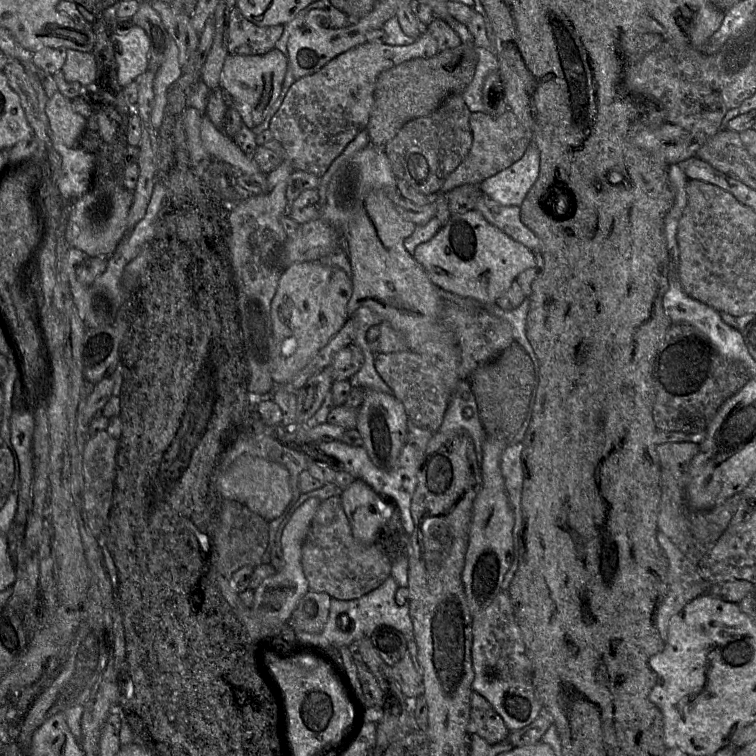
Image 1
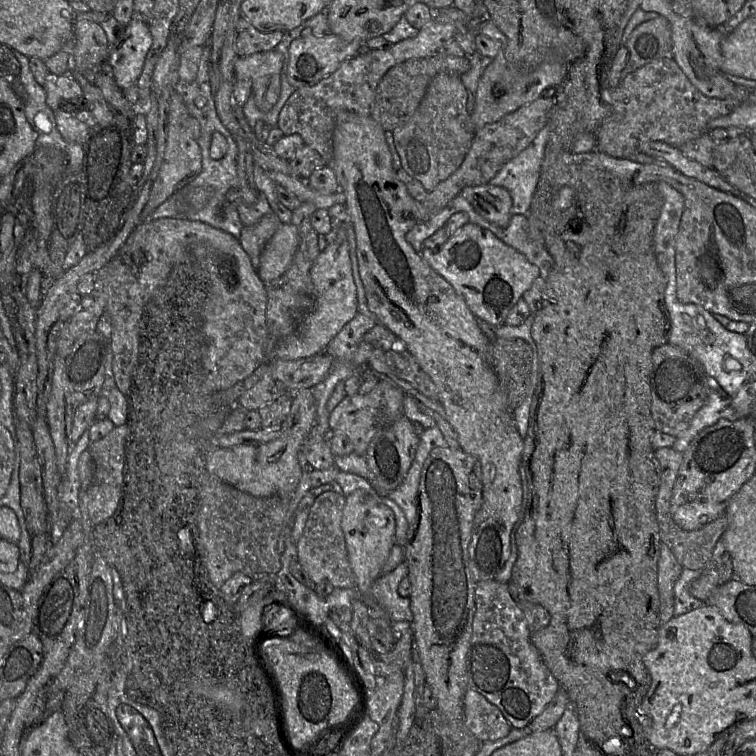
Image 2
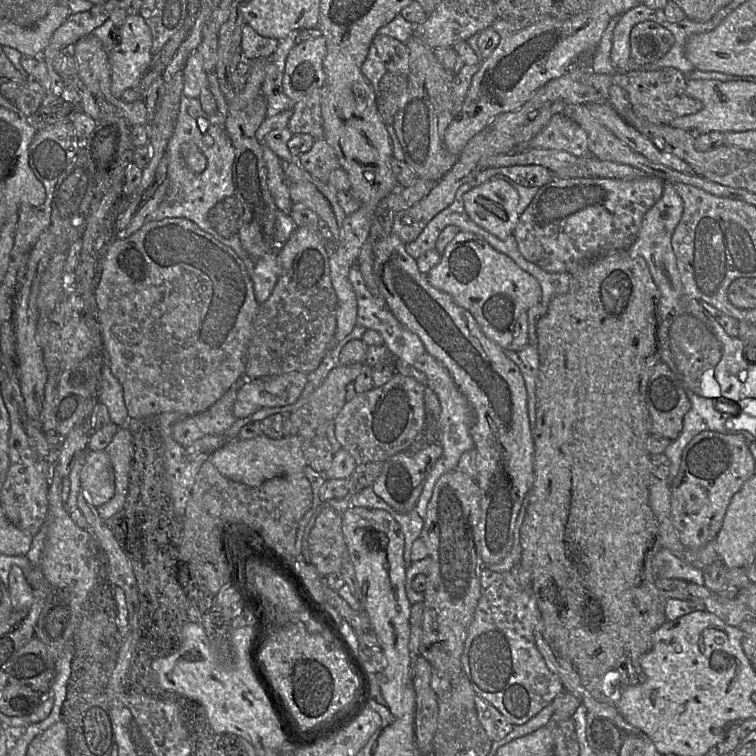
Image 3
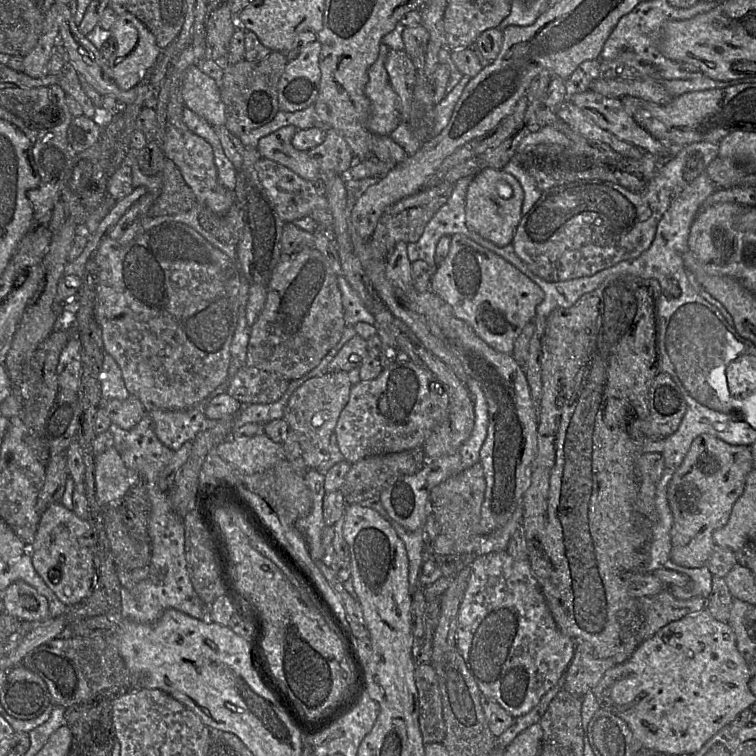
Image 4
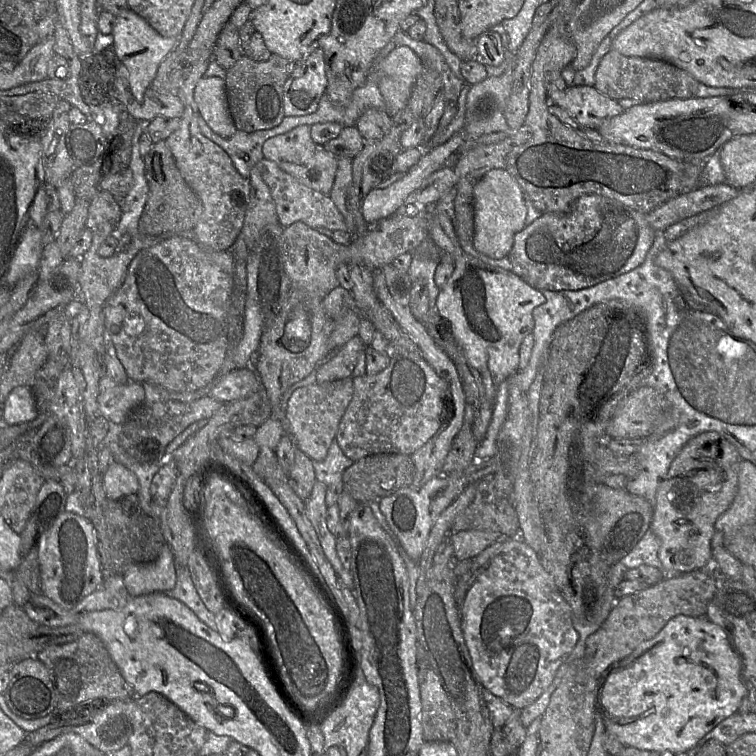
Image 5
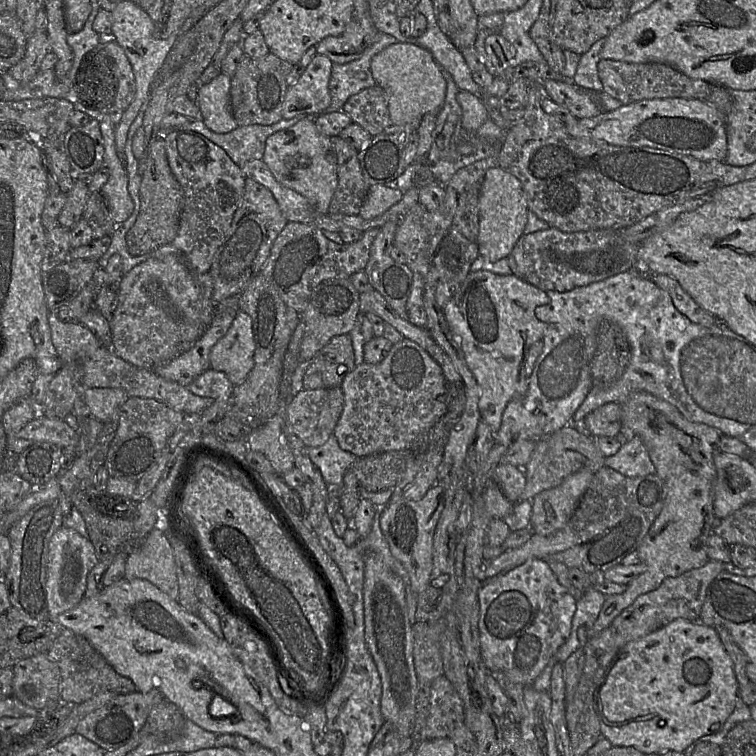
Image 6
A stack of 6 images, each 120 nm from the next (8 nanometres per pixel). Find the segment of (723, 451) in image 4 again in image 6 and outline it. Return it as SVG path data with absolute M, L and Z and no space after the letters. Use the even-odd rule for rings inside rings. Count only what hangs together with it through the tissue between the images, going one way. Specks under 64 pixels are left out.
M648 392L633 393L620 405L622 428L619 437L623 442L634 437L643 441L656 474L664 482L665 503L636 550L645 571L628 583L623 593L605 595L601 611L592 627L592 635L609 627L614 618L638 596L655 590L664 579L704 566L709 561L706 544L713 533L712 524L716 519L713 484L717 471L714 454L722 437L720 431L687 420L675 406Z

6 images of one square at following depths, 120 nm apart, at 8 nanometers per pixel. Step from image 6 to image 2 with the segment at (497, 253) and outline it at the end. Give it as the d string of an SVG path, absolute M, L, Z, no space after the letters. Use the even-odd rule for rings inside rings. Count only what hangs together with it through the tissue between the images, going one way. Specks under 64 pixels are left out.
M487 183L467 186L459 194L487 221L502 228L509 225L513 214L512 197L507 189Z

